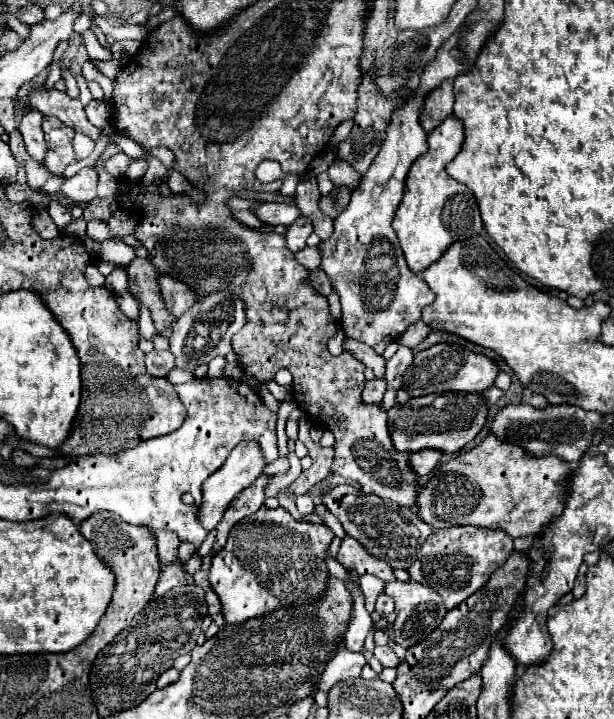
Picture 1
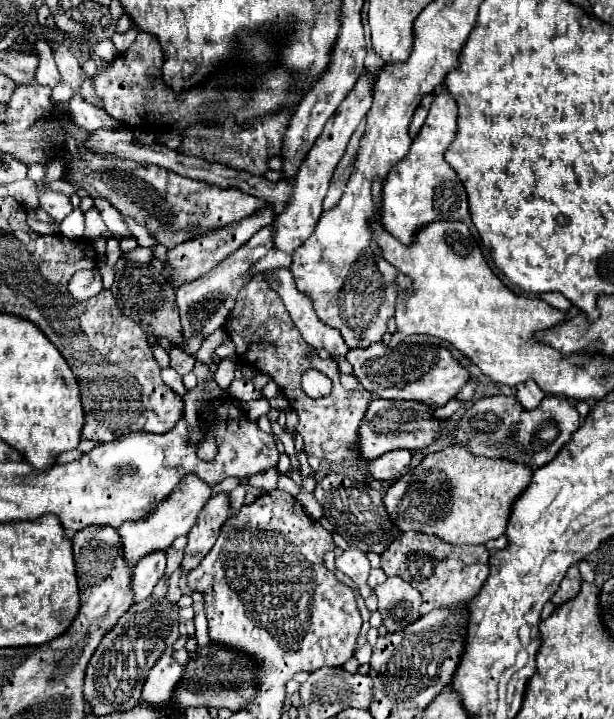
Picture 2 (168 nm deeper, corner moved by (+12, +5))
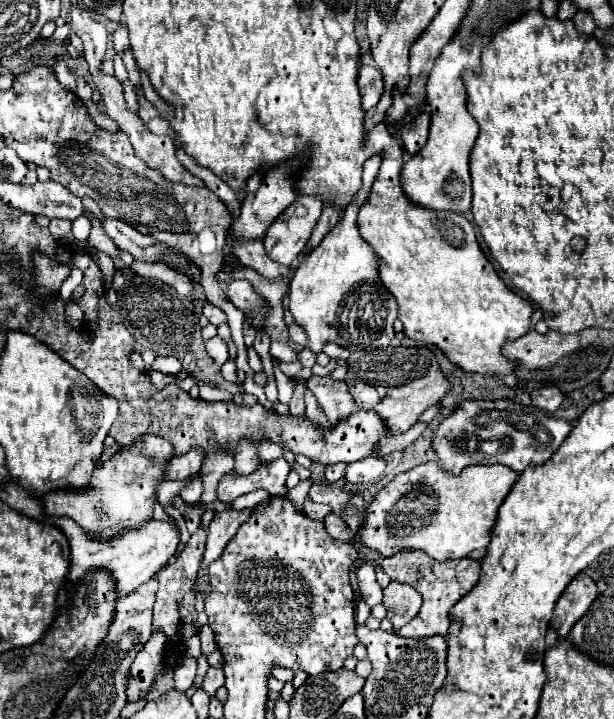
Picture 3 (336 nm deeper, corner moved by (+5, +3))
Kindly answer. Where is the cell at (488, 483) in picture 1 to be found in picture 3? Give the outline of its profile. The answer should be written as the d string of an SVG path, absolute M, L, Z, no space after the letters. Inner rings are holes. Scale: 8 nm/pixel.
M437 462L415 466L395 476L367 506L367 520L359 530L363 546L377 550L383 558L401 550L427 552L437 562L467 558L469 552L487 548L497 510L515 484L517 474L501 464L467 466L461 476L443 472Z

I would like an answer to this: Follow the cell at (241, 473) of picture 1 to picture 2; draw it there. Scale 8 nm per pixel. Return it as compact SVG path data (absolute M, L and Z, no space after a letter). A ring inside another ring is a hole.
M184 476L182 482L176 486L176 490L172 492L172 496L164 500L160 506L156 506L146 518L142 518L140 522L124 522L118 528L126 560L130 564L136 564L146 552L166 550L174 542L174 538L188 534L188 530L192 530L192 526L196 524L196 518L204 508L204 504L210 500L210 496L212 486L208 486L204 480L196 480L194 476Z

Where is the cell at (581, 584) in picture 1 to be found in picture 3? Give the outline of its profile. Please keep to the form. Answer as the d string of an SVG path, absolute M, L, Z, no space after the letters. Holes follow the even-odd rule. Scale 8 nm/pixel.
M587 574L575 576L575 580L565 588L561 600L555 606L555 614L551 618L551 628L559 638L565 638L573 624L589 610L591 602L597 598L597 586Z

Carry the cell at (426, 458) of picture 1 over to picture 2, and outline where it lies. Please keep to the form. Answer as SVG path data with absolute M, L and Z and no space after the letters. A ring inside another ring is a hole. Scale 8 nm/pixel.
M392 450L370 462L370 474L376 480L394 482L408 470L412 456L414 456L412 450Z

